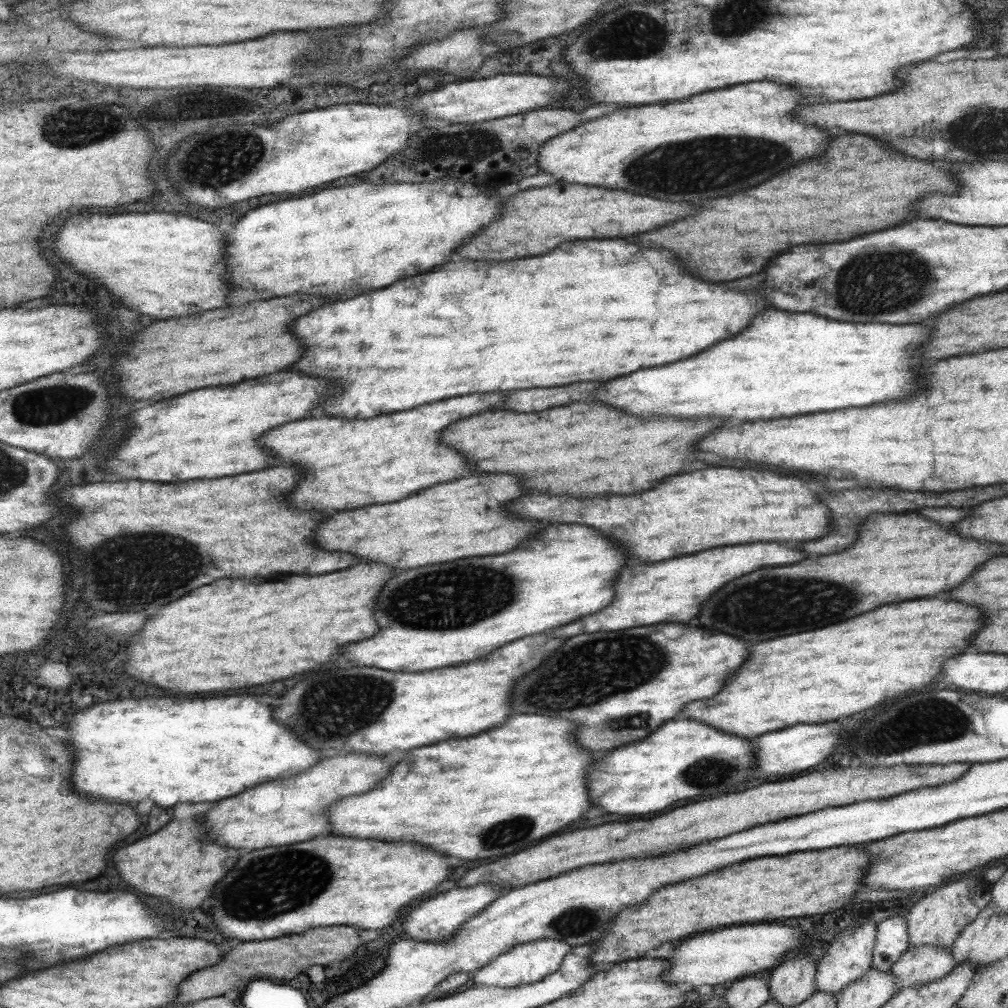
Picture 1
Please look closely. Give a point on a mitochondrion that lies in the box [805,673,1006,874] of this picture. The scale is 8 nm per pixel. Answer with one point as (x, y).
(948, 733)

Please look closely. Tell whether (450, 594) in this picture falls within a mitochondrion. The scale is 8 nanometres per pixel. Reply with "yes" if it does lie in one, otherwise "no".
yes

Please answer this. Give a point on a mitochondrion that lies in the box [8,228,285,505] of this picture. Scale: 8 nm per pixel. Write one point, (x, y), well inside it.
(54, 403)

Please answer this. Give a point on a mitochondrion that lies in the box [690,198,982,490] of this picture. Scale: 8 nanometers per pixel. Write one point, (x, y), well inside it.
(888, 270)

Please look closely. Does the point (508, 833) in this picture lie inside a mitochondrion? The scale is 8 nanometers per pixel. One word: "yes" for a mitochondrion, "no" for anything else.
yes

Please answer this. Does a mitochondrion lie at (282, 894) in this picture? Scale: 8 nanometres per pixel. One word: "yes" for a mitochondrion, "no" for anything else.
yes

